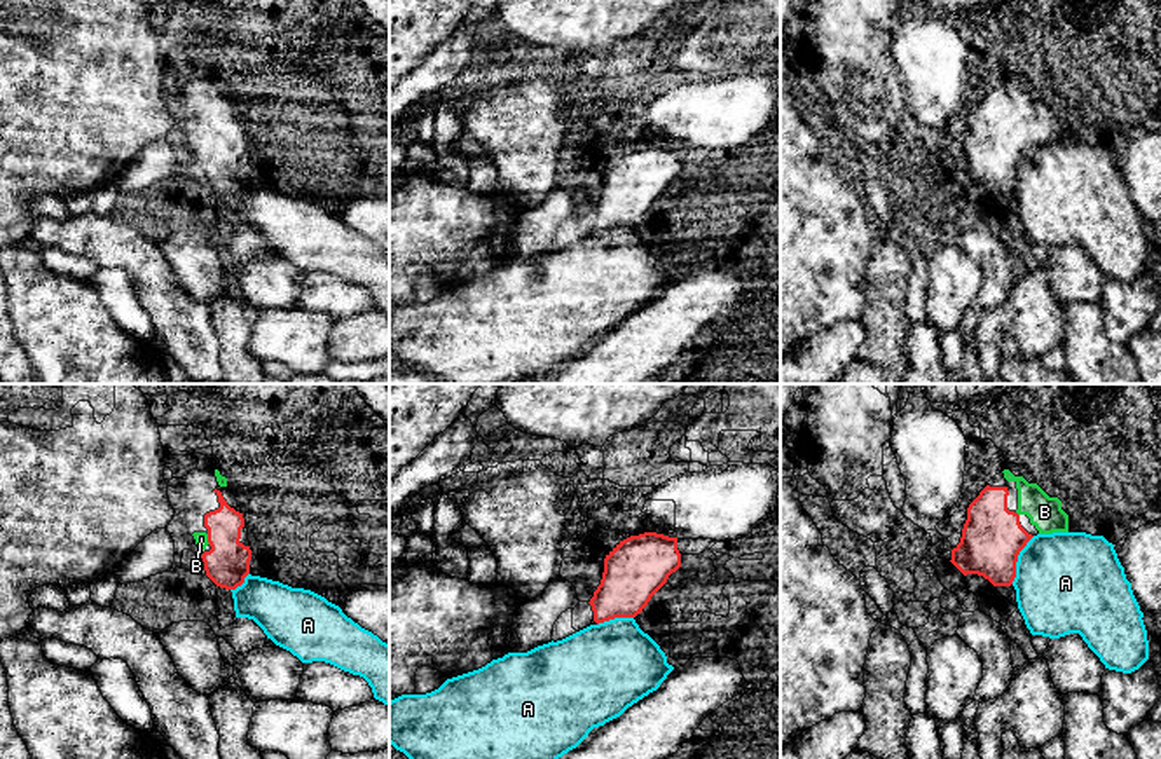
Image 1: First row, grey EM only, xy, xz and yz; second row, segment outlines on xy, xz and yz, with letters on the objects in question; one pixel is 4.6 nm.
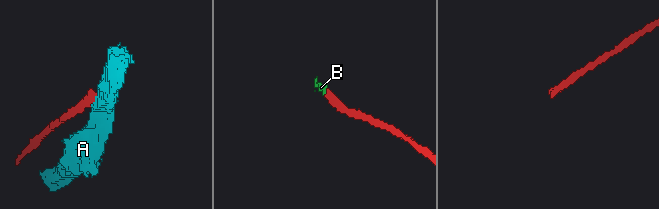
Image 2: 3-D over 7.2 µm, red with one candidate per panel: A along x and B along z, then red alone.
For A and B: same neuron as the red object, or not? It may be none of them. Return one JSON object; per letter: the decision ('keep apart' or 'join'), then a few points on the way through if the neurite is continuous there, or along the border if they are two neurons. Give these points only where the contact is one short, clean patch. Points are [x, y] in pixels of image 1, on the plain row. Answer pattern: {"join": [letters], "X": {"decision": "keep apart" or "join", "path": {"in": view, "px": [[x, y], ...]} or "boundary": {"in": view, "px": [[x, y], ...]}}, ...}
{"join": ["B"], "A": {"decision": "keep apart", "boundary": {"in": "yz", "px": [[1034, 145], [1018, 164], [1016, 185], [1011, 192]]}}, "B": {"decision": "join", "path": {"in": "xy", "px": [[227, 171], [227, 166], [208, 149], [201, 147]]}}}

